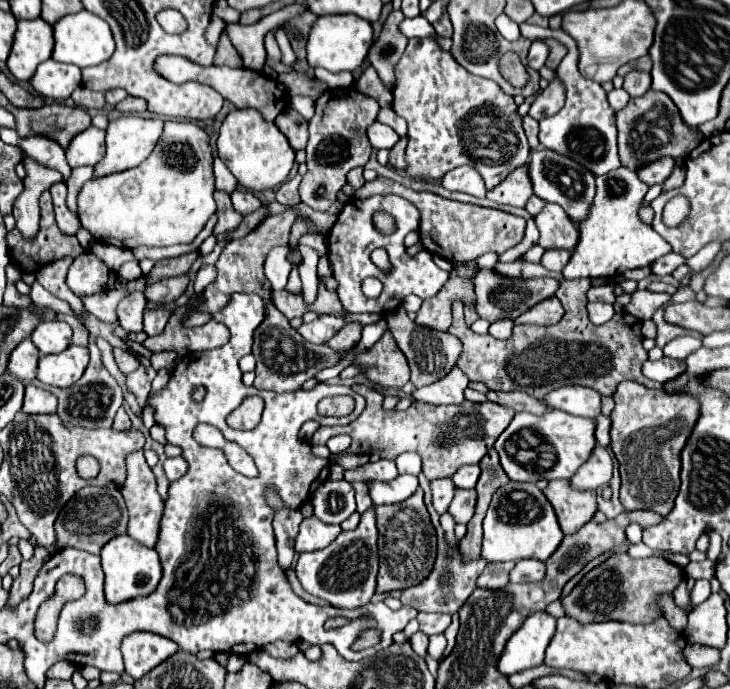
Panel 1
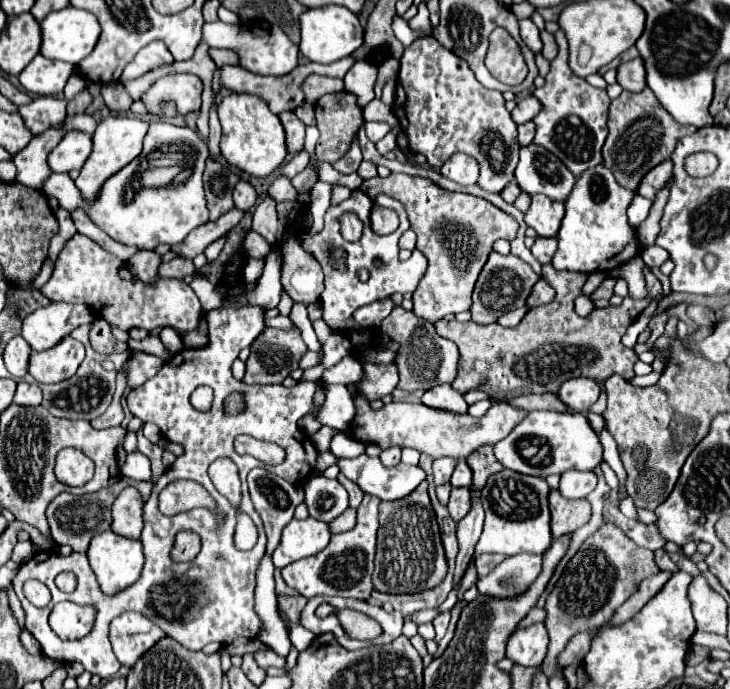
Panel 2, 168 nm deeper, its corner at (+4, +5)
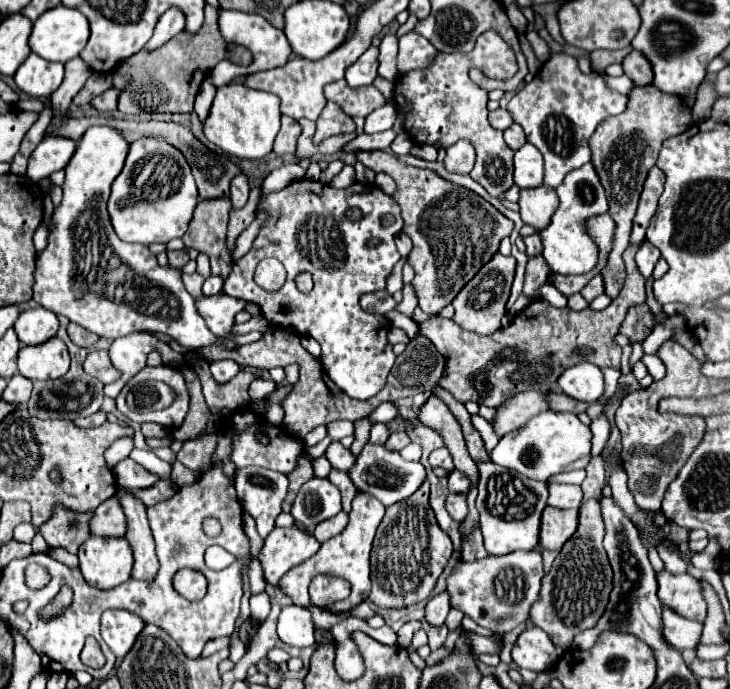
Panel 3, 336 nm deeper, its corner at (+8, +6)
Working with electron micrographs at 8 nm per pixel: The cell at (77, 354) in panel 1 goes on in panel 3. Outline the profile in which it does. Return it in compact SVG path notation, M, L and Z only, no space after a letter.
M51 338L37 346L23 346L17 366L29 380L55 380L69 370L69 352L61 338Z

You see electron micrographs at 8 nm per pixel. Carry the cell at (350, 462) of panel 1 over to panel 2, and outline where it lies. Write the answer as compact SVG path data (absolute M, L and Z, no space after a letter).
M367 453L353 459L337 459L341 473L357 483L365 493L375 495L383 501L395 501L407 497L423 479L425 473L421 467L395 465L383 467L379 457L369 457Z

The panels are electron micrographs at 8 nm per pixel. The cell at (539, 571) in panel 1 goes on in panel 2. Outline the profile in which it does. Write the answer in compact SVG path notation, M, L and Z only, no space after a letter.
M519 553L501 561L487 577L477 581L479 593L491 597L513 597L523 593L541 573L541 555Z

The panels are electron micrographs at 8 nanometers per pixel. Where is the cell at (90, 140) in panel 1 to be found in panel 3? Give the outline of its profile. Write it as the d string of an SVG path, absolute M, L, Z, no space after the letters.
M57 136L43 138L41 144L29 156L29 166L25 176L33 182L39 182L41 178L47 178L53 172L63 170L75 152L75 146L77 142L67 138L57 138Z

